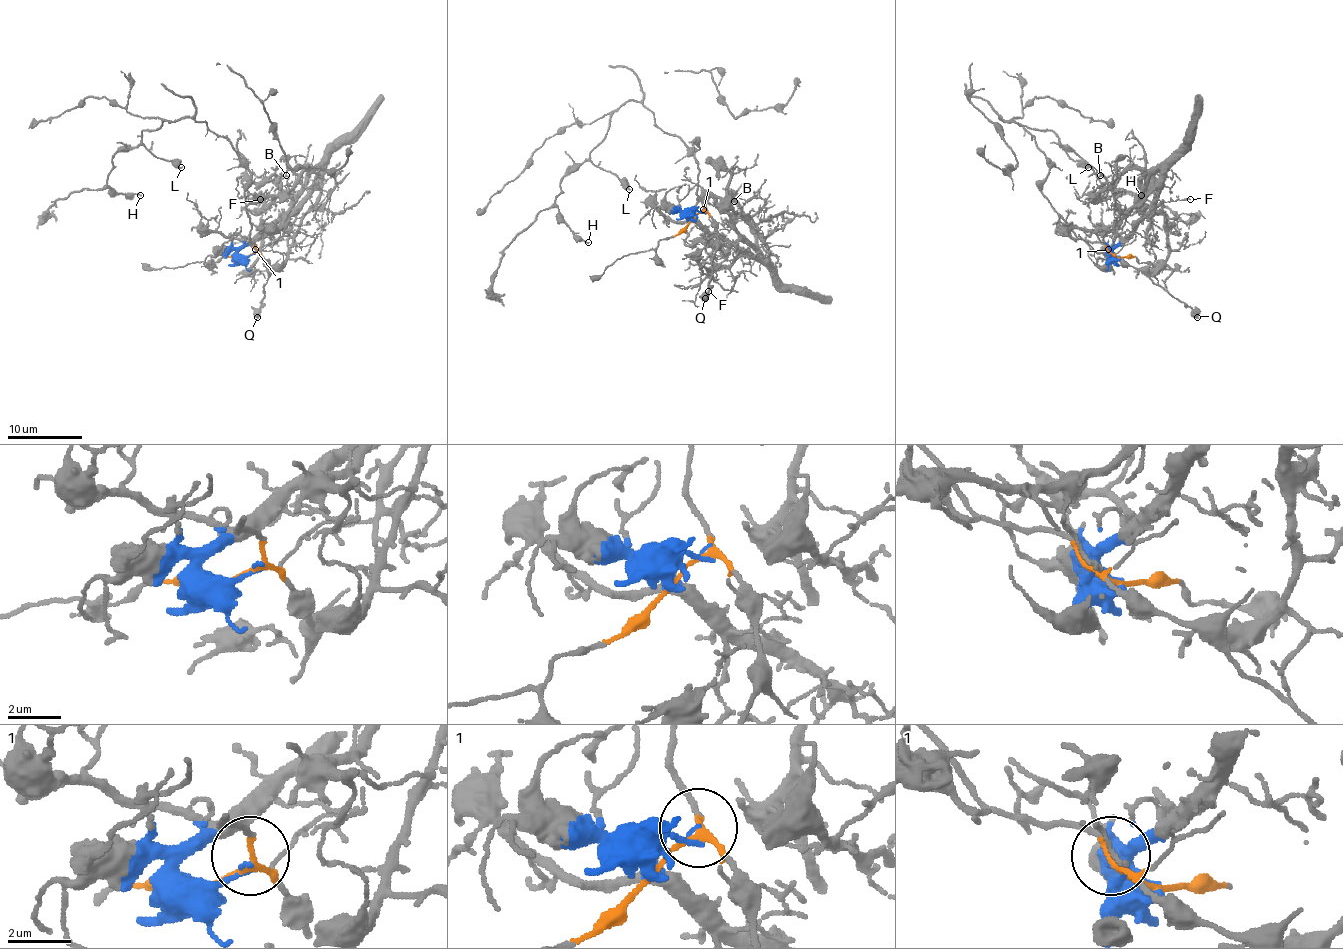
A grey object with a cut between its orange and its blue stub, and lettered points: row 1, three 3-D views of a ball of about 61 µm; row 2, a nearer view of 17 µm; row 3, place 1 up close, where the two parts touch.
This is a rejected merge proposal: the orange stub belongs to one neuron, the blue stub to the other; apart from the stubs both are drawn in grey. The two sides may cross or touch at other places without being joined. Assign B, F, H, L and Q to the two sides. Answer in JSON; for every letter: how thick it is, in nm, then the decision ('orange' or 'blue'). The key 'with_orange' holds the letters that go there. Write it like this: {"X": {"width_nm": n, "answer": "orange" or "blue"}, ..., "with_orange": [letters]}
{"B": {"width_nm": 110, "answer": "blue"}, "F": {"width_nm": 140, "answer": "blue"}, "H": {"width_nm": 150, "answer": "orange"}, "L": {"width_nm": 360, "answer": "orange"}, "Q": {"width_nm": 650, "answer": "orange"}, "with_orange": ["H", "L", "Q"]}

